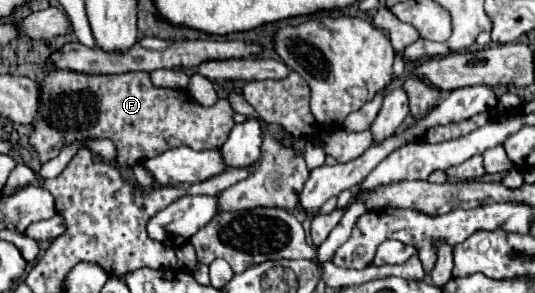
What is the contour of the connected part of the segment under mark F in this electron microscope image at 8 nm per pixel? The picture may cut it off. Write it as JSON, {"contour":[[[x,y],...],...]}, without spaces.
{"contour":[[[69,70],[51,72],[43,82],[43,98],[35,122],[35,130],[29,138],[33,148],[39,154],[41,164],[47,164],[51,158],[57,158],[63,144],[73,142],[83,136],[93,138],[111,138],[119,150],[117,164],[119,166],[133,166],[139,160],[153,158],[163,154],[165,150],[189,146],[193,150],[211,150],[221,148],[233,128],[233,108],[227,100],[217,100],[213,106],[201,106],[193,102],[185,90],[169,90],[169,88],[155,88],[147,72],[127,72],[127,74],[79,74]]]}

